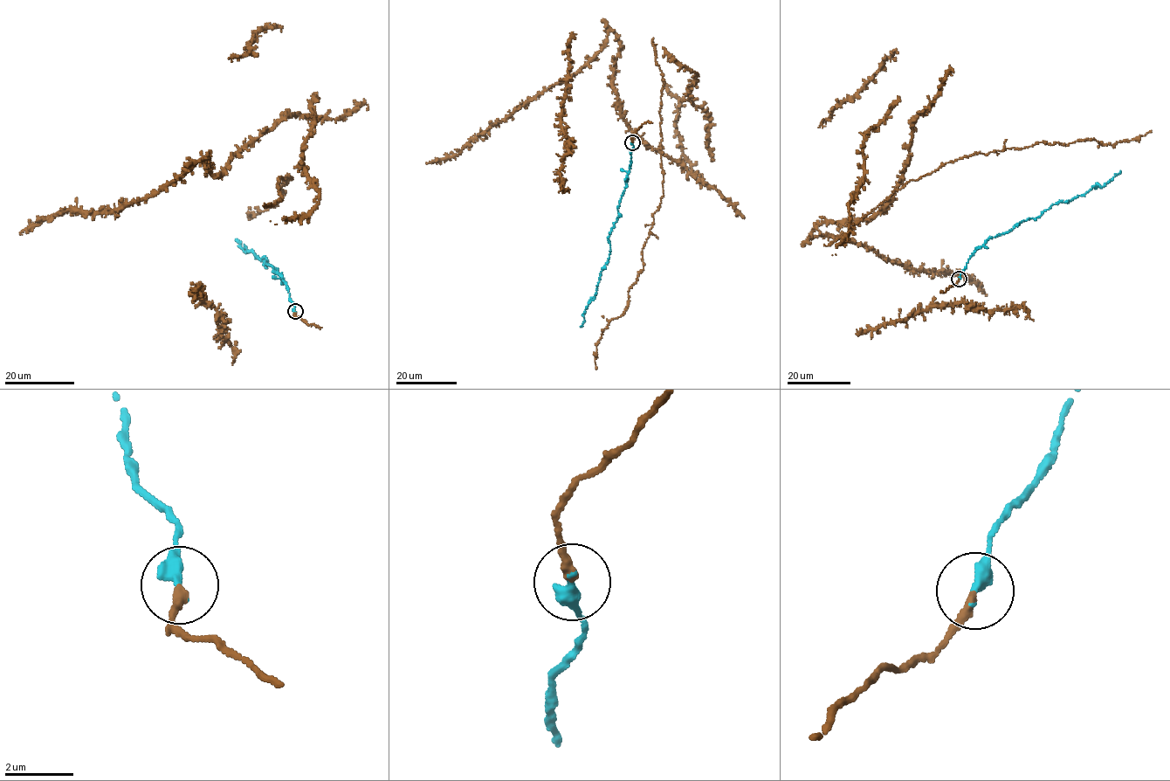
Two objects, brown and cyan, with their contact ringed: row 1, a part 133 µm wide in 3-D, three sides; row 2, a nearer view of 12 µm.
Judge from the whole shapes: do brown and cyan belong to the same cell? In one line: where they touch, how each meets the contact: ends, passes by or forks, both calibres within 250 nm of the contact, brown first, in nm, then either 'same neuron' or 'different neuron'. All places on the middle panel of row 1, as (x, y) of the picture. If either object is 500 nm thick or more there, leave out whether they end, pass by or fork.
(632, 142) | brown ends | cyan ends | 240/400 nm | same neuron

